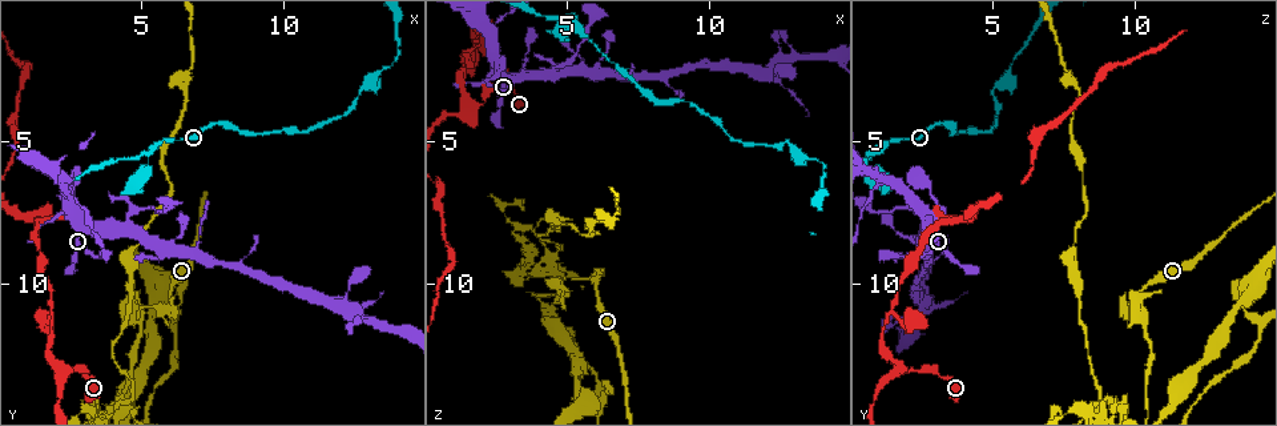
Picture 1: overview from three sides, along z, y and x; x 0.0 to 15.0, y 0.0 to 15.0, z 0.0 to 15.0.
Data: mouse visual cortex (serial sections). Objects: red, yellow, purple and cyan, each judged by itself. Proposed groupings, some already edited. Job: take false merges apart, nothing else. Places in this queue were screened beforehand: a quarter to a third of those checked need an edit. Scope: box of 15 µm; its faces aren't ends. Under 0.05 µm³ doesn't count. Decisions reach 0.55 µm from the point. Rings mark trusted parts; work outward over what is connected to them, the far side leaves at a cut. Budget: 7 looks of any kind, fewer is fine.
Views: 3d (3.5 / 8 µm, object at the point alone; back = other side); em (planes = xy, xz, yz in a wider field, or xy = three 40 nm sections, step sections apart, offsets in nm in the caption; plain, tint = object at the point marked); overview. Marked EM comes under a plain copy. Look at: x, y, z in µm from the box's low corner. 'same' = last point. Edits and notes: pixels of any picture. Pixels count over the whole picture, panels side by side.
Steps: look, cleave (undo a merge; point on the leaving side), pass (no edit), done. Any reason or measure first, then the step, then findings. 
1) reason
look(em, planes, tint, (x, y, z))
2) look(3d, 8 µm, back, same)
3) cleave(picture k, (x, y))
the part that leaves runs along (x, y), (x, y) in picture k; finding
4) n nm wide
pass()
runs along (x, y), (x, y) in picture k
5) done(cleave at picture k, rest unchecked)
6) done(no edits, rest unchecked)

three arms meet
look(3d, 3.5 µm, (2.2, 13.1, 1.6))

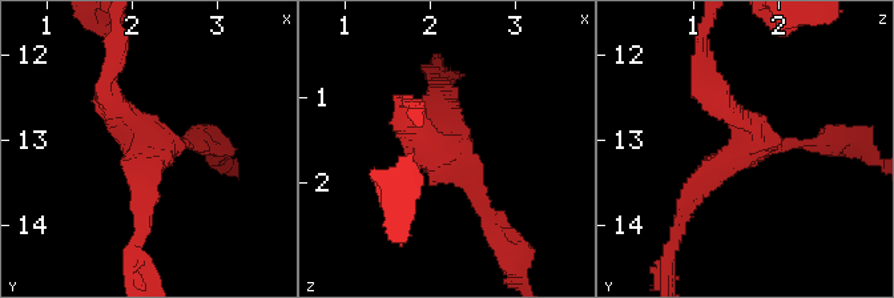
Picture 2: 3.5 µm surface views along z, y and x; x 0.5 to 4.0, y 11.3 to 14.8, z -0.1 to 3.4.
3 arms; arms of 150, 300, 300 nm; need the tissue
look(em, xy, step 3, tint, (2.30, 13.00, 1.65))

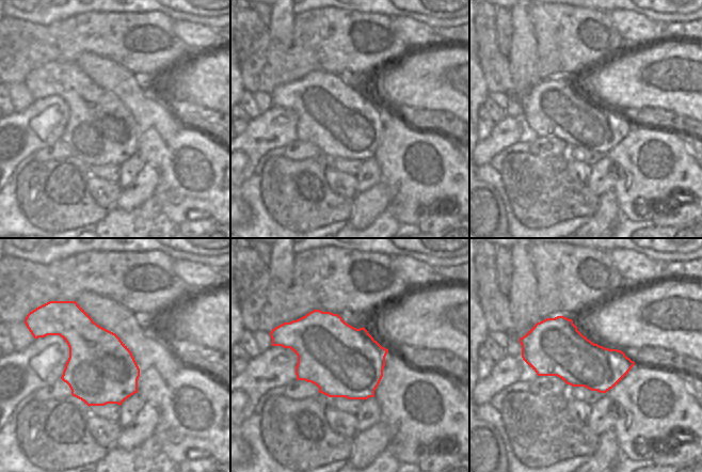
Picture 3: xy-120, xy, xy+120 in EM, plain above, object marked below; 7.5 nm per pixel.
pass()
runs along (490, 225), (466, 164), (409, 113) in picture 2; one cell here

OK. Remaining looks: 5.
look(3d, 3.5 µm, (2.4, 6.4, 1.3))

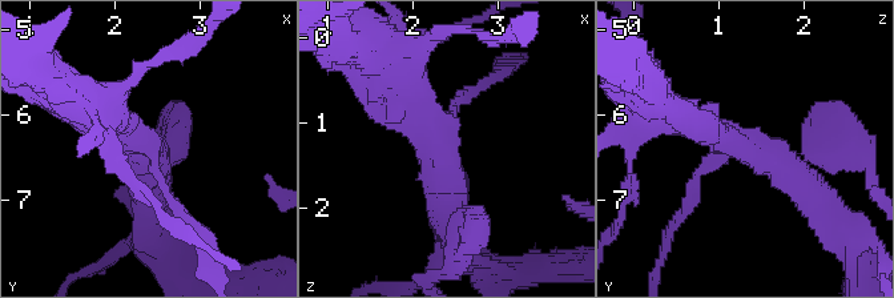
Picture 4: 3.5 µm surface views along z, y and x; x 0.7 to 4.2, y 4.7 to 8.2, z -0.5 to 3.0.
3 arms; arms of 150, 400, 400 nm
look(em, xy, step 3, tint, (2.35, 6.40, 1.25))

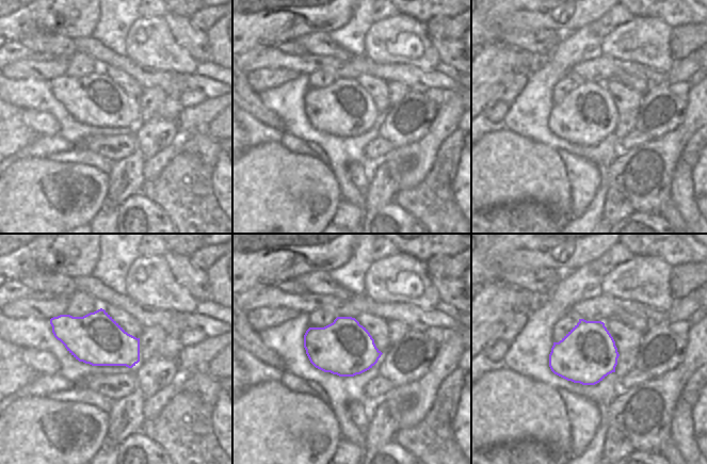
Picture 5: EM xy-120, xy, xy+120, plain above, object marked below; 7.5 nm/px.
pass()
runs along (809, 190), (776, 157), (669, 112) in picture 4; one cell here

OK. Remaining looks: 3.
a fork
look(3d, 3.5 µm, (1.9, 11.1, 1.4))

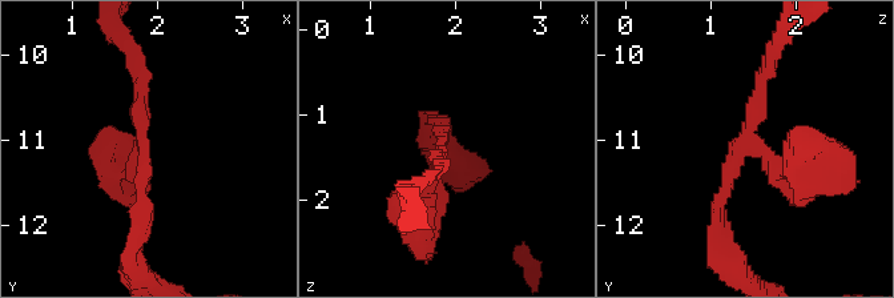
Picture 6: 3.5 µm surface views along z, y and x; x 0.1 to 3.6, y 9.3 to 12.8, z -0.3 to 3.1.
look(em, xy, step 2, tint, (1.80, 11.00, 1.40))

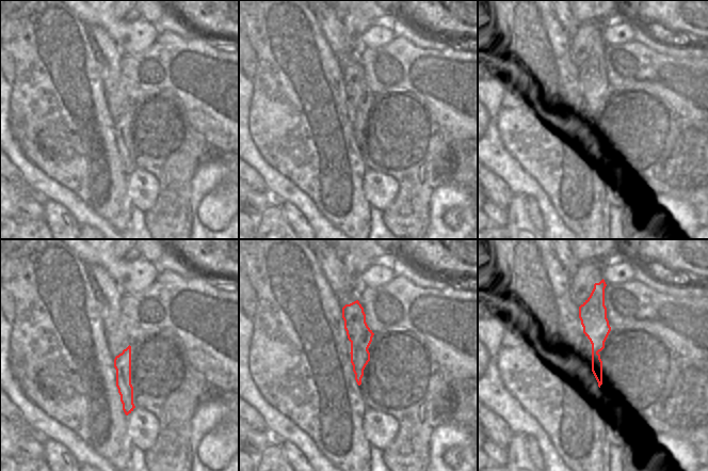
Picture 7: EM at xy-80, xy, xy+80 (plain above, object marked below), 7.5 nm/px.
arms of 150, 150, 200 nm
pass()
runs along (601, 289), (596, 298), (599, 379) in picture 7; all the same cell

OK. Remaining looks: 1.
done(no edits, rest unchecked)

